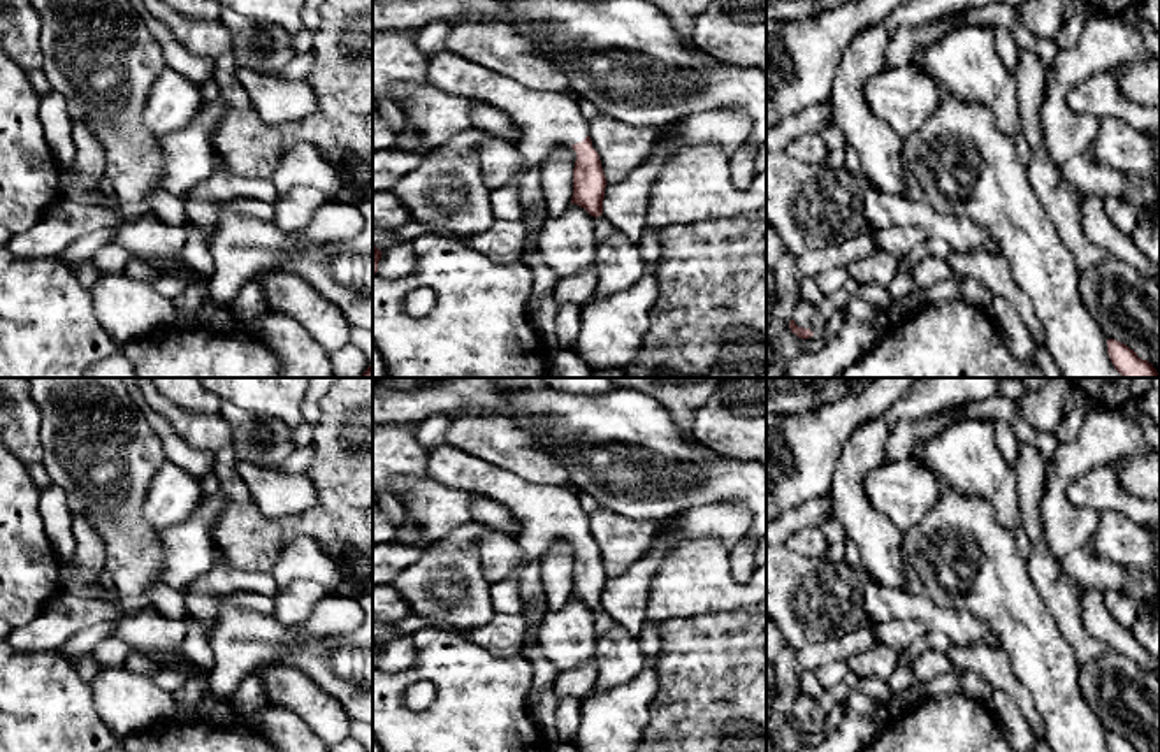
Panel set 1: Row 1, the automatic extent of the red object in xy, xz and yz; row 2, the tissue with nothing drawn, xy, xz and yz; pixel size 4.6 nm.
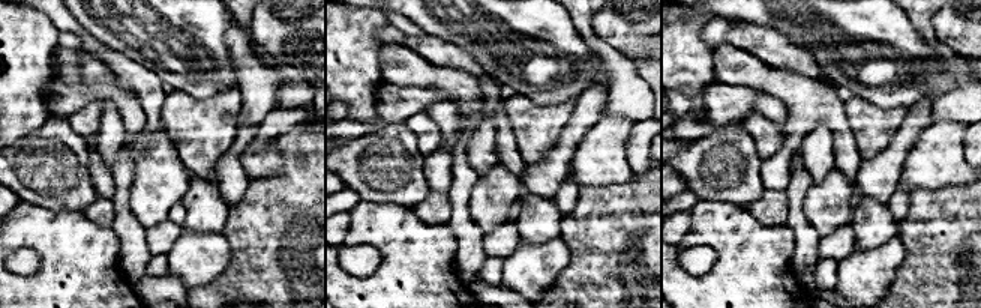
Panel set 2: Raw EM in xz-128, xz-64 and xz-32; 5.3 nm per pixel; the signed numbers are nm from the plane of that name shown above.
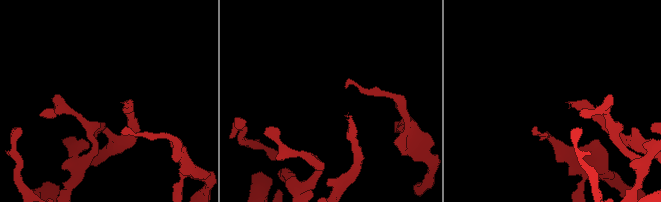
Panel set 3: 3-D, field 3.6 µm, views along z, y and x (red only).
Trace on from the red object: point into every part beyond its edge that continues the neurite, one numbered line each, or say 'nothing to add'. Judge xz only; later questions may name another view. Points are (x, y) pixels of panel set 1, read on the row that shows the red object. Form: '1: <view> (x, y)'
1: xz (545, 116)

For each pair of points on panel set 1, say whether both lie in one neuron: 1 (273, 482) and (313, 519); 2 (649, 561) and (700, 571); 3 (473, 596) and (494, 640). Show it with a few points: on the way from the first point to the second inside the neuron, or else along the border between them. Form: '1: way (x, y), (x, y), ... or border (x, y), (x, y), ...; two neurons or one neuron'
1: border (311, 478), (311, 506), (285, 517), (264, 515); two neurons
2: border (670, 552), (659, 563), (647, 603); two neurons
3: border (494, 612), (487, 622), (464, 633); two neurons

